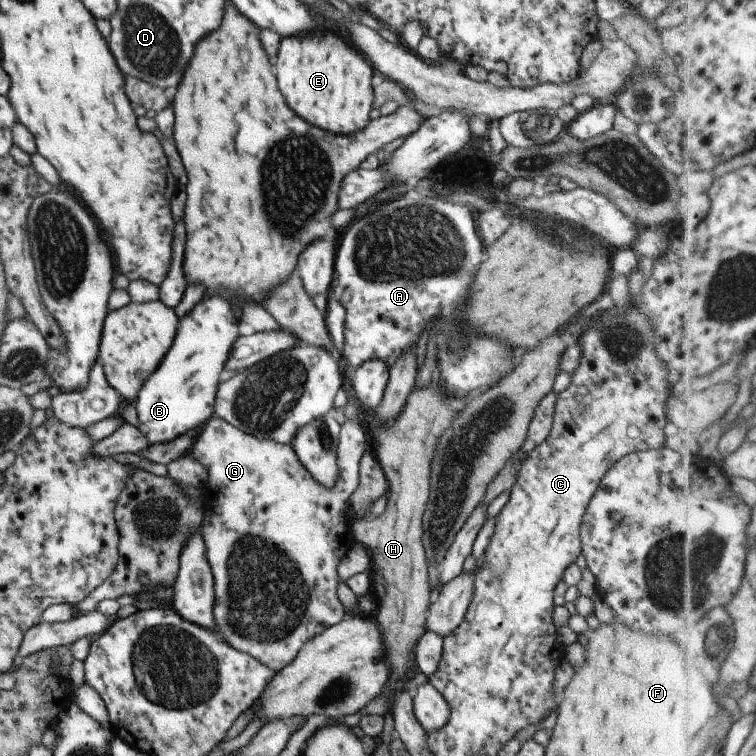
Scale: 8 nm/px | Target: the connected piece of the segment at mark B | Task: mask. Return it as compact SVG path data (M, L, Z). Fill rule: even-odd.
M207 296L201 302L193 306L193 310L178 319L177 330L173 336L173 342L167 354L161 360L161 364L155 368L155 372L145 380L145 384L135 396L133 405L137 414L137 430L143 434L143 438L151 445L169 440L175 440L177 436L199 428L213 412L213 396L219 372L223 368L223 362L229 354L229 348L233 340L237 338L237 322L231 314L229 304L219 296Z

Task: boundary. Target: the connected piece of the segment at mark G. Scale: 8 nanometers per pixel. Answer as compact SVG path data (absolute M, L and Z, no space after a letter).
M217 416L205 422L189 450L207 470L207 482L201 487L204 514L200 530L214 584L215 630L231 648L258 660L274 673L287 666L307 640L339 624L345 615L336 594L337 565L355 542L347 520L351 517L348 500L357 485L360 458L370 444L356 420L341 424L338 442L335 460L339 476L331 488L317 484L309 476L291 445L267 438L257 440Z

